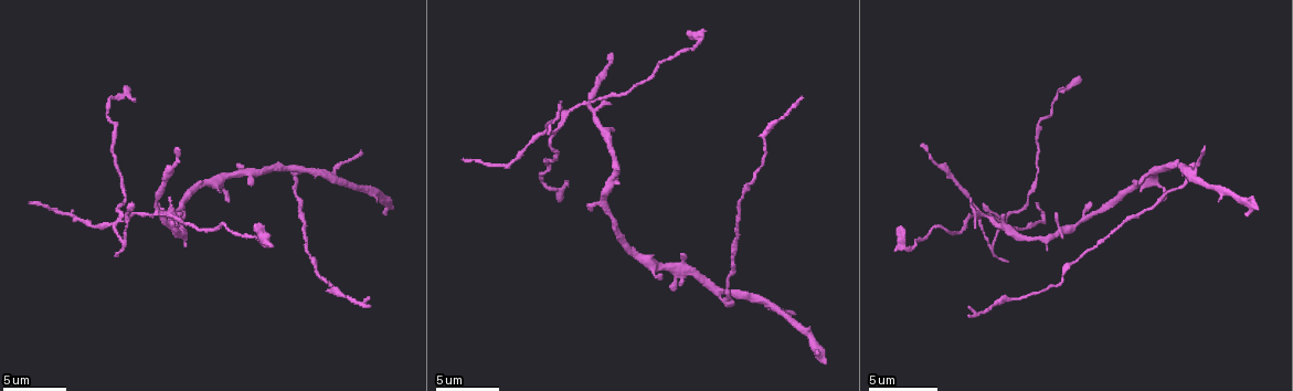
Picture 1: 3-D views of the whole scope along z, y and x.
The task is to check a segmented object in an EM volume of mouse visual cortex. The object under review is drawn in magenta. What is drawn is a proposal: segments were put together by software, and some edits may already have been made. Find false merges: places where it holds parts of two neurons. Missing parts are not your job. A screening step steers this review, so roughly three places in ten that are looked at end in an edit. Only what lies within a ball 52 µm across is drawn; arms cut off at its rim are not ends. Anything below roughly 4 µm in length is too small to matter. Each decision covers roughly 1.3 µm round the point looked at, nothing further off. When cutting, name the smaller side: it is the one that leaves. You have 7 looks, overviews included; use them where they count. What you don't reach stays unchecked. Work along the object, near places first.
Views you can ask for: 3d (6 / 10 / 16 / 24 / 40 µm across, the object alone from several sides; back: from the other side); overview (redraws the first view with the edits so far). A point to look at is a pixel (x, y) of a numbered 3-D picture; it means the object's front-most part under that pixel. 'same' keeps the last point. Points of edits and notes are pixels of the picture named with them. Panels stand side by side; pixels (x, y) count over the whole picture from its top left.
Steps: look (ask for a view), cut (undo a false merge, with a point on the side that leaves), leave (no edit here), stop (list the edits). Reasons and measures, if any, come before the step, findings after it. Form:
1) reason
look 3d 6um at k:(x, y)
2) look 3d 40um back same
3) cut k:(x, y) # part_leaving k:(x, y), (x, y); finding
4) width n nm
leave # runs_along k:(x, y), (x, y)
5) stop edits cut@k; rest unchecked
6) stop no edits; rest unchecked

four or more arms meet
look 3d 10um at 1:(155, 213)

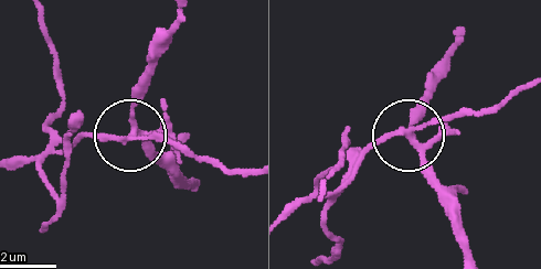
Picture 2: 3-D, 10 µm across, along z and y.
closer look
look 3d 6um at 2:(132, 138)

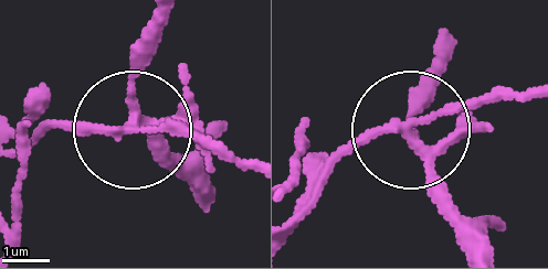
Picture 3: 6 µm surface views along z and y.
width 220 nm
cut 3:(60, 124) # two neurons meet here

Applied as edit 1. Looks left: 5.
look overview

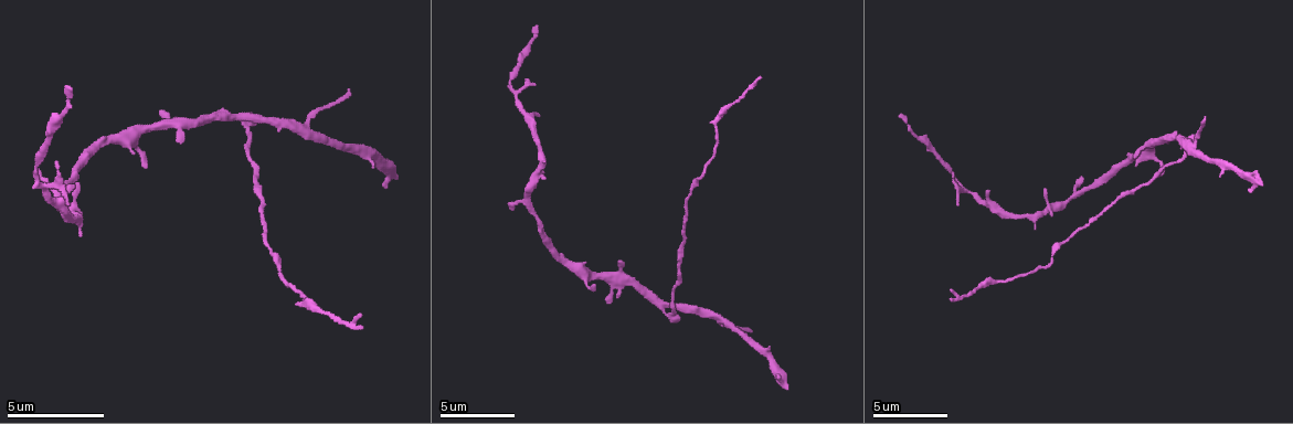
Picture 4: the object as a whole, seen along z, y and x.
look 3d 16um at 4:(550, 252)

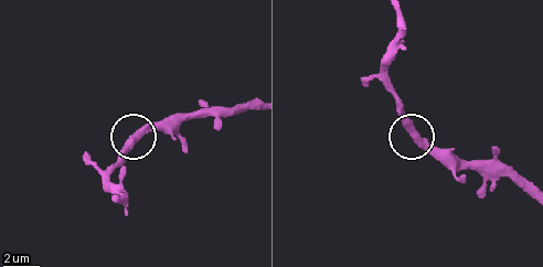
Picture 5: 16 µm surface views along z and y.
side_arm 21 um
leave # continuous, no second neuron

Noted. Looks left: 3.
three arms meet
look 3d 16um at 4:(538, 150)

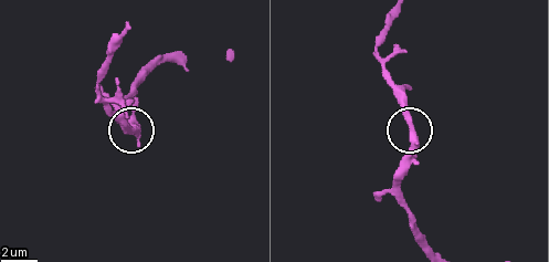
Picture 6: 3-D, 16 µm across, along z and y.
arms 3
leave # continuous, no second neuron

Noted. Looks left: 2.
three-way junction
look 3d 10um at 4:(672, 314)

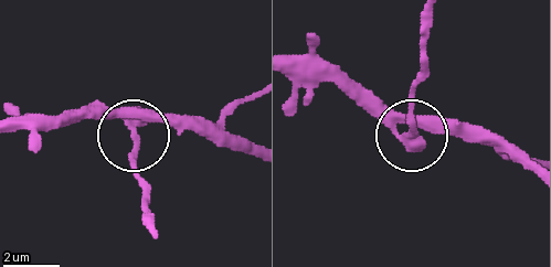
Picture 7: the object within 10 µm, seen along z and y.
cut 7:(410, 123) # part_leaving 7:(409, 135), (423, 14); two neurons meet here

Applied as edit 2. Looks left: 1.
stop edits cut@3, cut@7; rest unchecked

